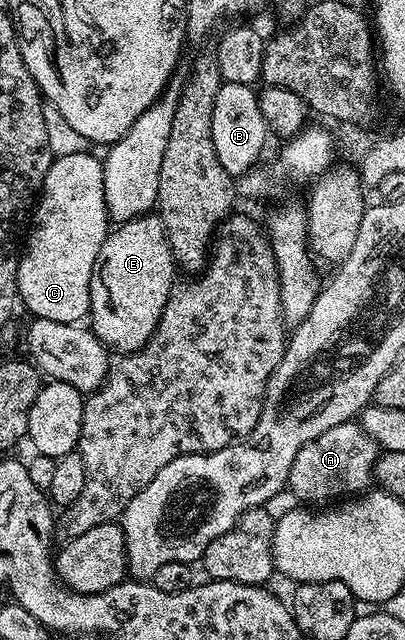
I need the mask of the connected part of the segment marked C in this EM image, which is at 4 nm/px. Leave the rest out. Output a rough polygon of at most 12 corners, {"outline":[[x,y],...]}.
{"outline":[[54,158],[19,254],[33,318],[80,323],[111,219],[102,159]]}

